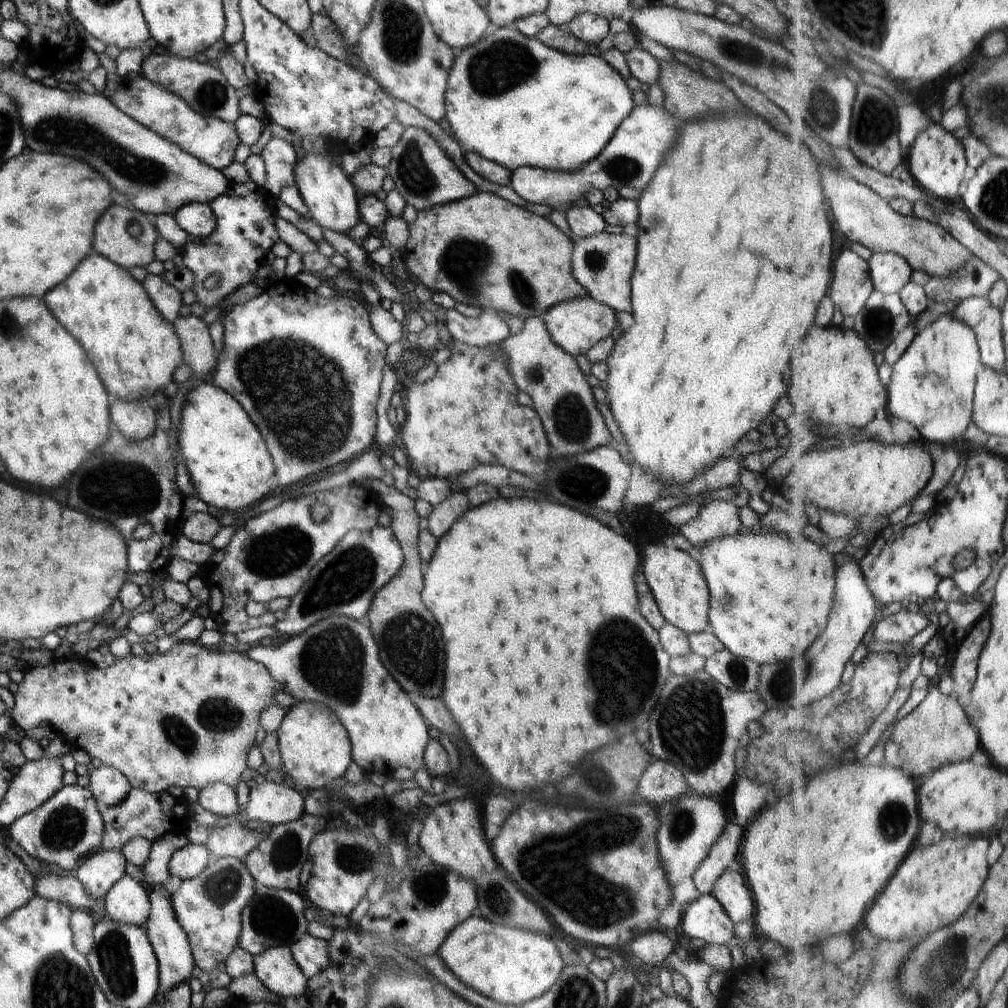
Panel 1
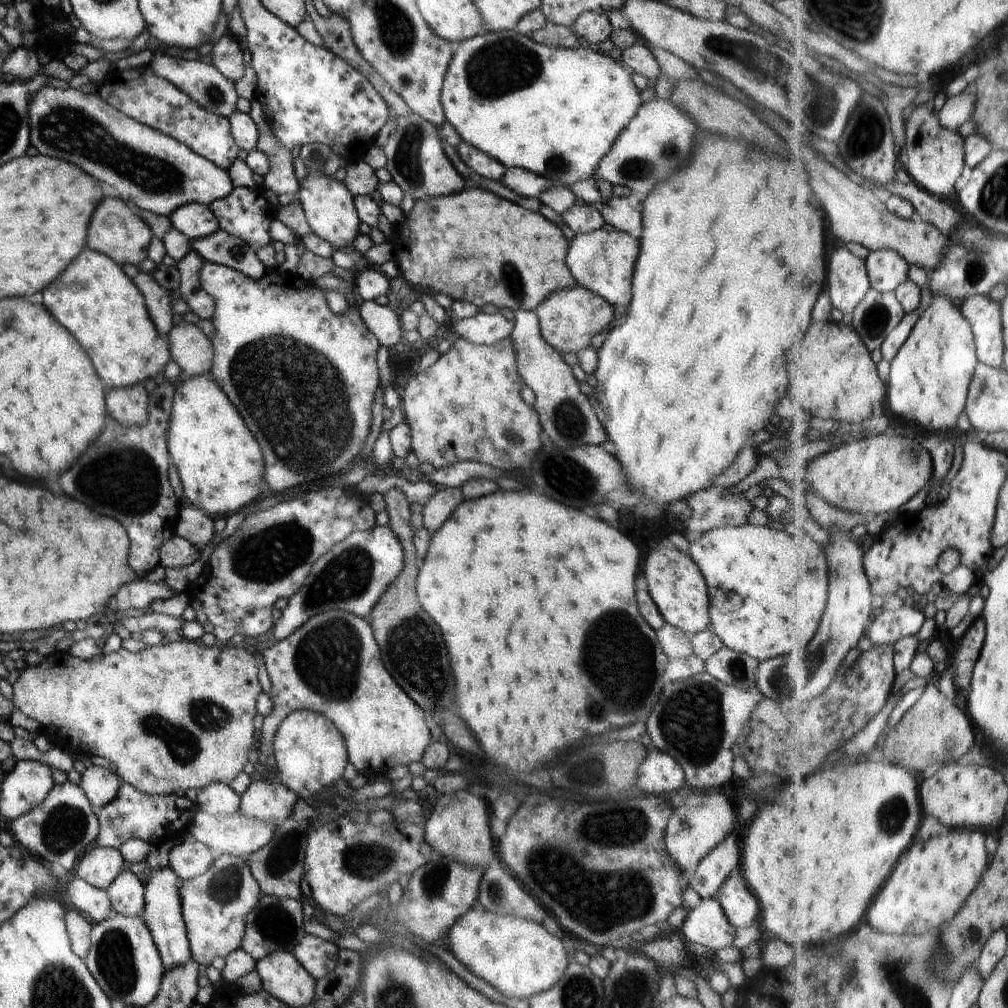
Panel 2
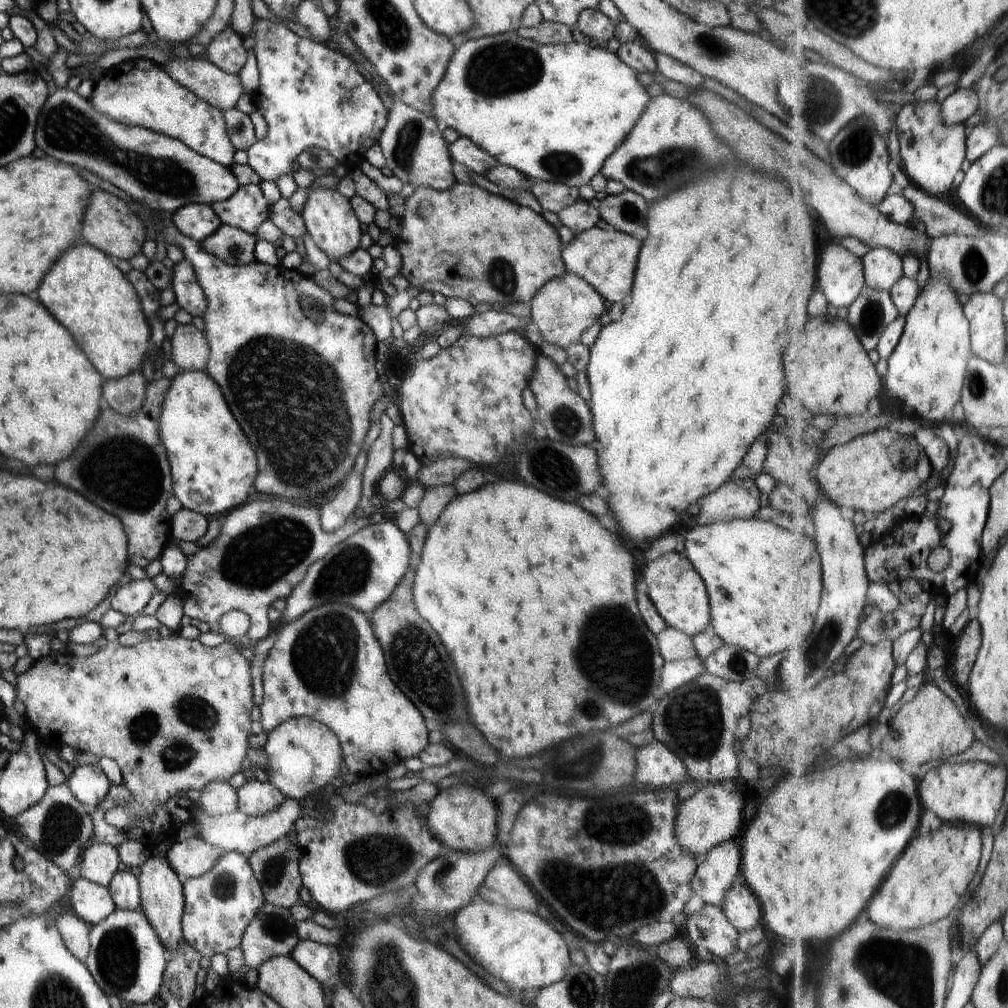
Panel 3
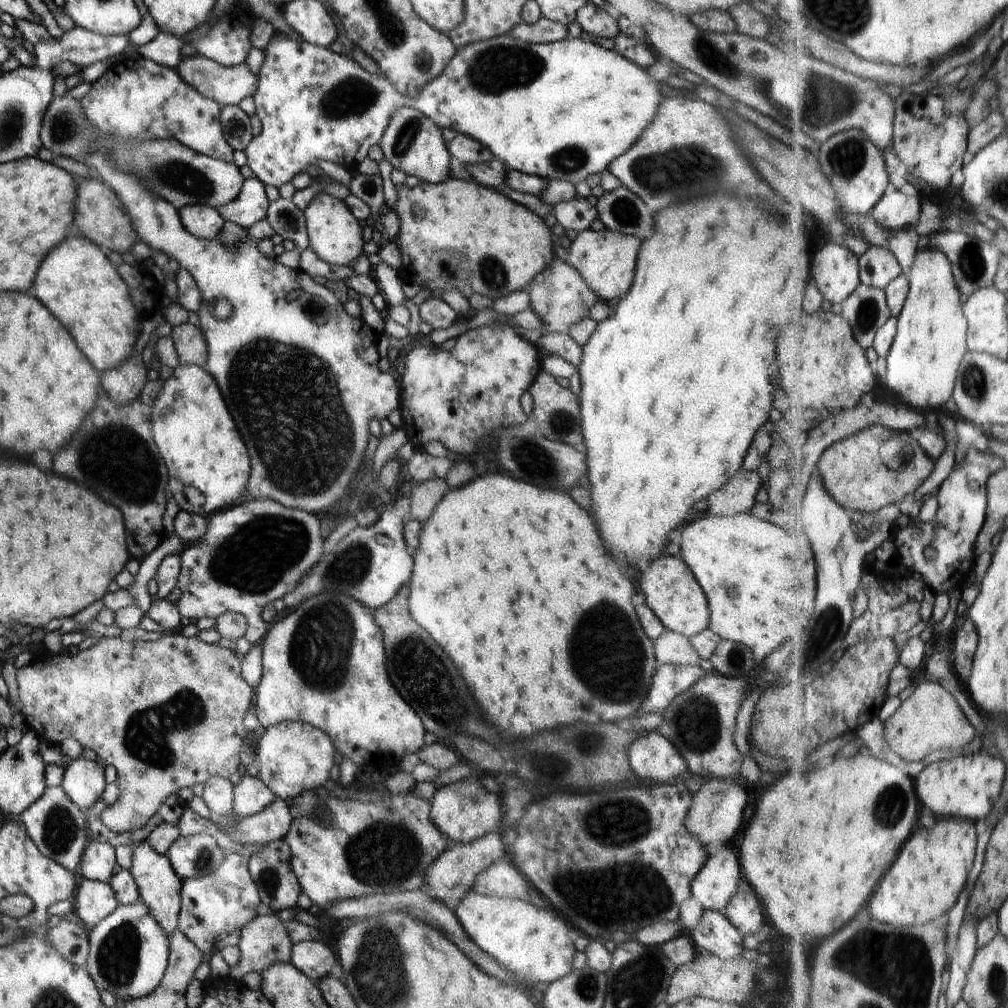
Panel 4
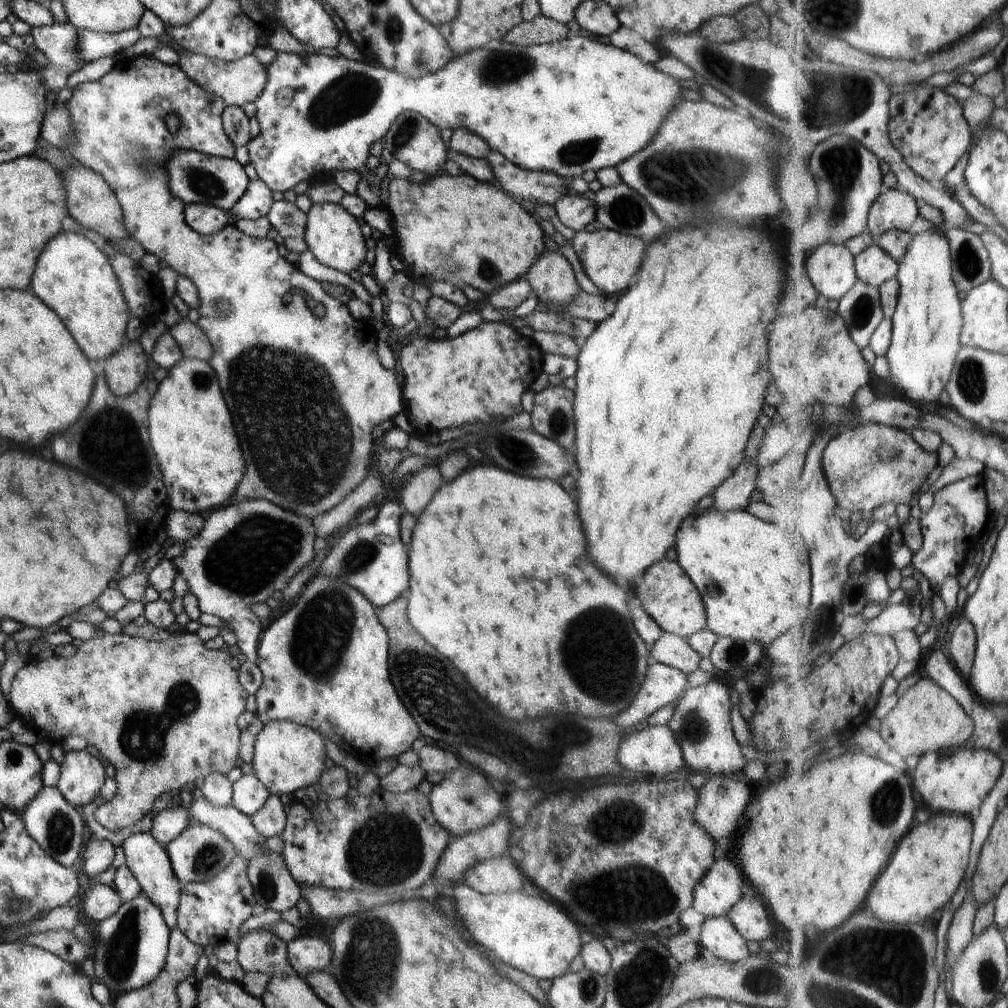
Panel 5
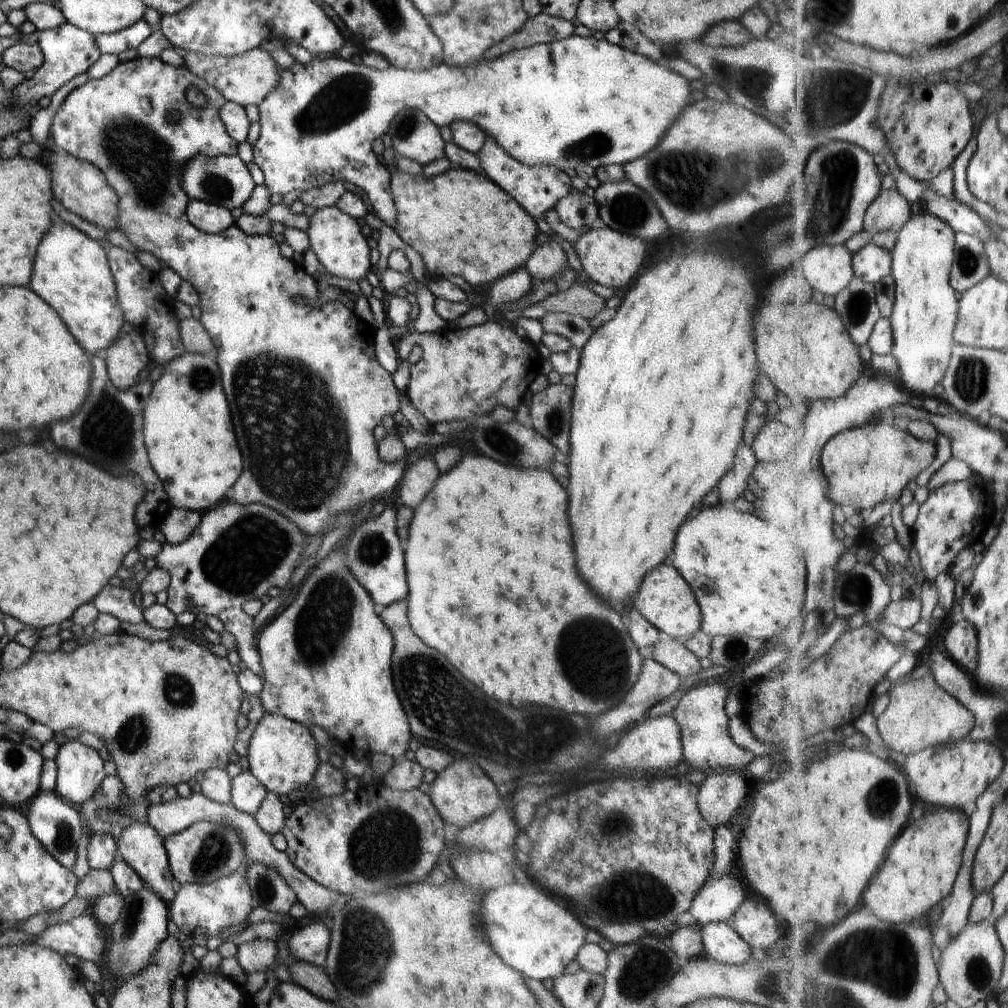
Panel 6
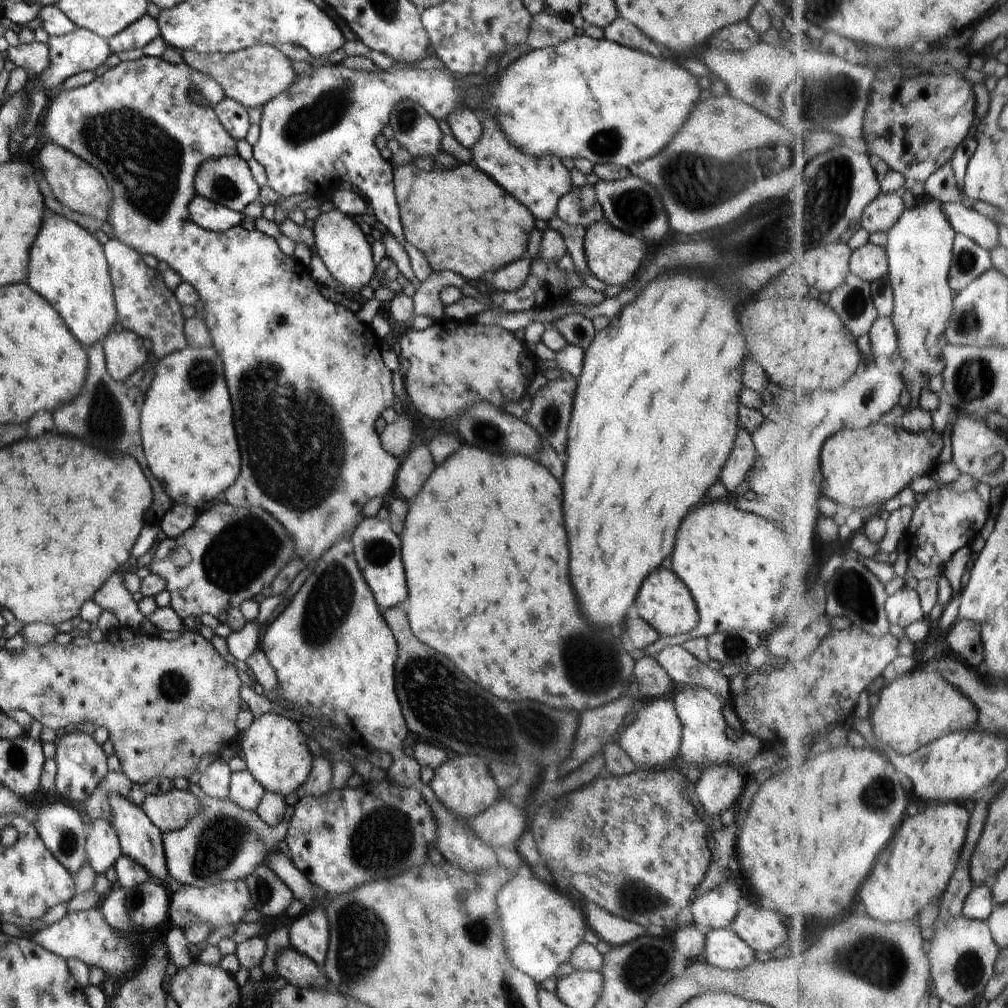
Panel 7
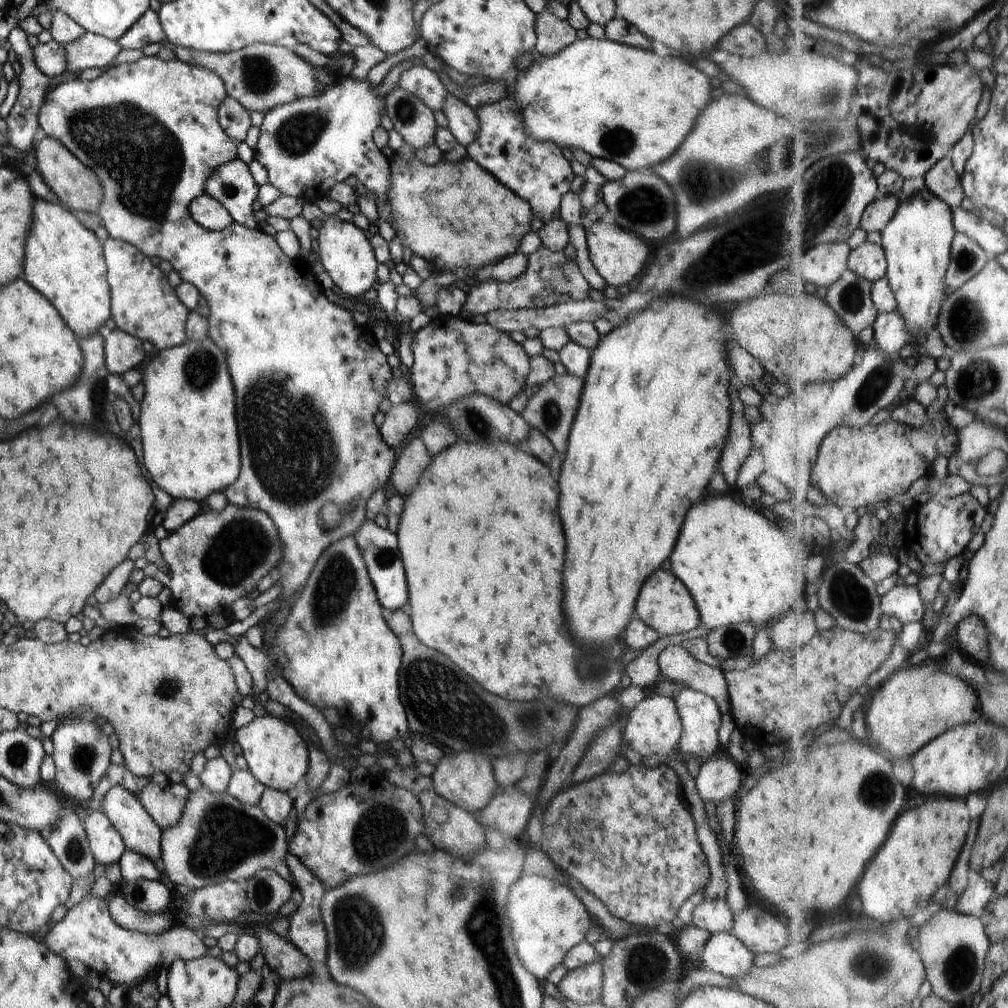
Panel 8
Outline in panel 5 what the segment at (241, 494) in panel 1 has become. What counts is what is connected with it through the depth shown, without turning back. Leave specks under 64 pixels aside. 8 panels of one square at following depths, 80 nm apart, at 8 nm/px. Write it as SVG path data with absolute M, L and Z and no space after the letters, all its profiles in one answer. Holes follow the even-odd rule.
M169 332L158 339L151 356L158 366L169 369L150 402L148 434L164 474L170 506L206 515L230 502L244 476L246 461L236 429L208 362L184 359Z

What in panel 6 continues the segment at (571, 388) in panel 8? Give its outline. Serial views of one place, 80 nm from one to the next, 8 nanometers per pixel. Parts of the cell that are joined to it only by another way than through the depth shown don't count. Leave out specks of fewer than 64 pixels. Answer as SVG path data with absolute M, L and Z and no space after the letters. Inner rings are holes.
M550 383L544 390L533 394L529 407L533 429L549 440L560 452L570 450L570 418L573 387Z

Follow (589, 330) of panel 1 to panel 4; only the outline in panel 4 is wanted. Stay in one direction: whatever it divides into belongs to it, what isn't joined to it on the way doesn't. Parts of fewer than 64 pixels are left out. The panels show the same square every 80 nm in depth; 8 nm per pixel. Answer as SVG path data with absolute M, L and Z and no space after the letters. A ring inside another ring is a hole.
M558 258L540 275L534 277L533 282L528 286L528 293L531 300L530 308L543 322L542 334L568 334L568 330L574 324L589 317L590 307L599 300L582 275Z

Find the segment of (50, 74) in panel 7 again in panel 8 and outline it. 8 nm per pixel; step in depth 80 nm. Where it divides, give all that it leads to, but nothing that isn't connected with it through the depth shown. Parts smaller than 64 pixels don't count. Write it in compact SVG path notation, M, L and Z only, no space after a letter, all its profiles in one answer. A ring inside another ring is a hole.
M85 32L72 42L60 44L65 59L65 70L68 72L106 68L122 49L115 40L91 32Z

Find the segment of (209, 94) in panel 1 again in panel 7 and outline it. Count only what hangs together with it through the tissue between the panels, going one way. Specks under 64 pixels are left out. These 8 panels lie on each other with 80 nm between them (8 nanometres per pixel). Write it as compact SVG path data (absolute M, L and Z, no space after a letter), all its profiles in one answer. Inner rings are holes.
M258 44L233 53L203 54L184 49L176 49L184 63L194 70L207 74L222 88L229 99L234 99L243 107L260 108L270 99L284 92L300 76L294 72L290 58L270 44Z

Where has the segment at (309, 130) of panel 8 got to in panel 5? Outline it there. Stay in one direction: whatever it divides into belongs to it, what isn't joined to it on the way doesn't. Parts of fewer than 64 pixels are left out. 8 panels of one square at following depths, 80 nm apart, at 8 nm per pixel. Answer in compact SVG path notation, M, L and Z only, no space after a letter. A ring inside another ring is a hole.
M579 34L574 37L554 41L553 43L542 43L539 45L522 46L508 41L492 40L488 46L483 46L471 51L465 55L454 57L445 67L438 72L427 74L419 79L407 79L396 71L386 67L370 64L365 60L353 61L345 58L343 55L335 57L327 56L310 49L304 56L294 52L276 51L276 58L264 66L267 73L267 81L264 90L254 101L256 106L256 120L260 132L245 146L249 152L249 163L256 170L259 179L266 183L272 192L284 192L293 189L296 184L306 180L311 185L333 180L333 172L336 171L354 171L359 178L369 179L371 170L366 170L364 164L370 155L369 150L373 142L381 140L388 132L390 125L396 120L399 114L404 111L416 111L435 124L439 129L450 128L450 130L466 129L477 134L492 151L505 156L512 164L518 165L527 171L544 171L557 174L559 177L566 178L580 177L586 170L595 172L615 167L618 163L626 160L629 156L641 151L653 139L654 134L665 119L666 113L680 101L680 88L678 80L661 73L654 65L642 62L637 56L616 48L614 45L605 45L597 40L582 37Z

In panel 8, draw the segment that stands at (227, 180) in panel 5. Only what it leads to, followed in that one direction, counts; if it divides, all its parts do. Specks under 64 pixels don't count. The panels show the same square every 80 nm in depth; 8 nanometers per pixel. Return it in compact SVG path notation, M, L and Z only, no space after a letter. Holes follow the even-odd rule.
M238 158L215 168L204 185L204 192L226 208L234 223L250 229L258 227L252 215L252 203L258 191L259 185L252 178L248 165Z

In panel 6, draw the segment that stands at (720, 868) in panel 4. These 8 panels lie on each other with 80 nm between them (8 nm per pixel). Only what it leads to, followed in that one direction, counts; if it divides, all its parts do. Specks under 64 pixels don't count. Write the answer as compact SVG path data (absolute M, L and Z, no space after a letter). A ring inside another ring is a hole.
M712 873L697 890L689 911L699 927L708 923L728 923L744 899L742 886L734 875Z

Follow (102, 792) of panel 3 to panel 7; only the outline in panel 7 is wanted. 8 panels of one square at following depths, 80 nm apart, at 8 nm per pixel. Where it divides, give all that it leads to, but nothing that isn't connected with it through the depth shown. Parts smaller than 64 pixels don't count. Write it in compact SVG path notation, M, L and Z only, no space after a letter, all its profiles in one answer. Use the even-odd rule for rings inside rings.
M72 728L57 741L54 762L57 764L55 790L76 804L84 802L97 789L101 780L109 773L107 754L92 735L75 732Z

